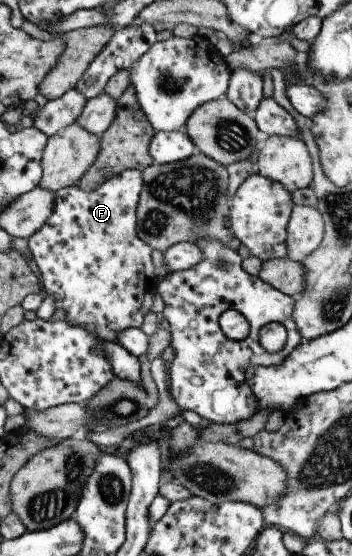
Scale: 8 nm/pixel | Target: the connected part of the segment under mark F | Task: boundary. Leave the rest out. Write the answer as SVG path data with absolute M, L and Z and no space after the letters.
M135 169L124 170L92 192L77 185L62 188L55 193L52 216L29 237L31 256L42 274L44 291L54 296L56 309L66 312L66 322L88 328L104 341L114 344L118 344L118 334L122 330L141 328L160 282L154 270L153 249L137 234L137 207L144 182L142 173Z

